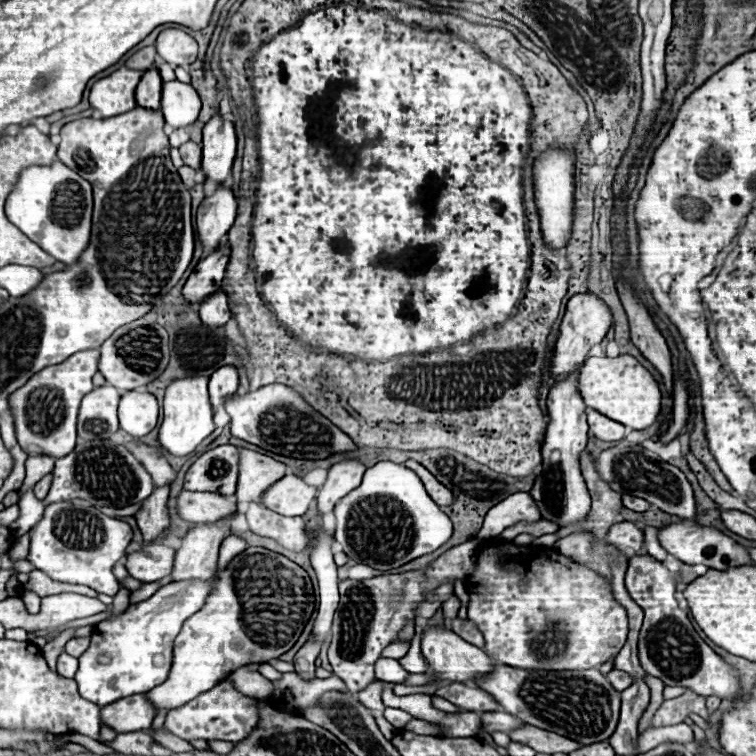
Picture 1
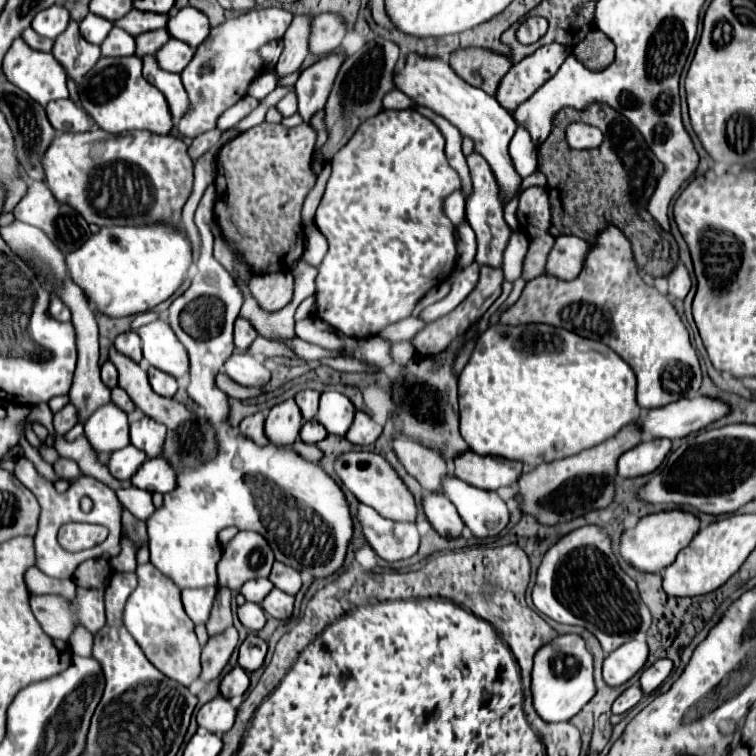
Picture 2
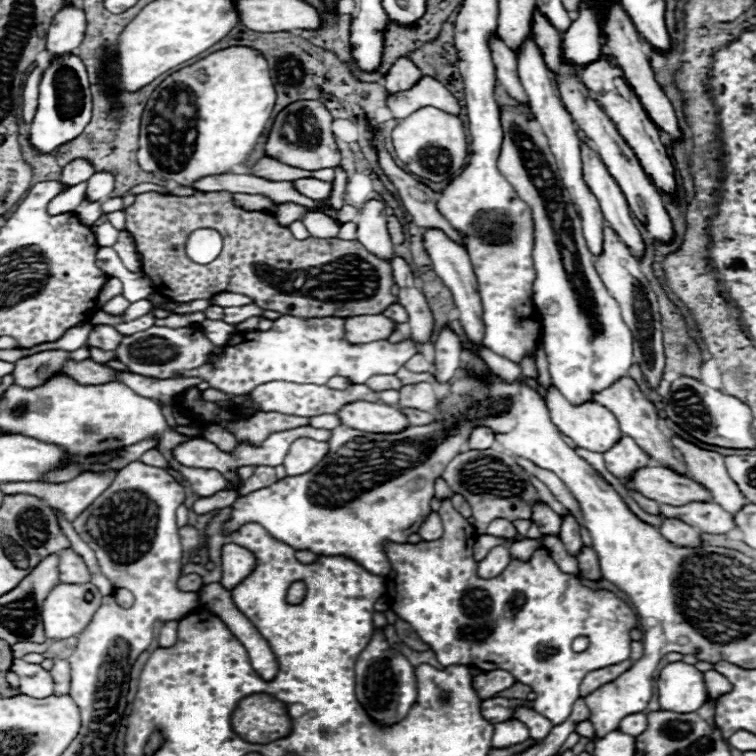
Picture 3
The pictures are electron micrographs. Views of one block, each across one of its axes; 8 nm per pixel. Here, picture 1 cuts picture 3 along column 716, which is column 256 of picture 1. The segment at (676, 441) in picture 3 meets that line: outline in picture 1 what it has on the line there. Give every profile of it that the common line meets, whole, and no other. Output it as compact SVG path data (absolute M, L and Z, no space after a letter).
M240 448L240 476L236 488L238 502L262 504L260 502L262 494L284 476L286 476L286 464L262 456L258 452Z

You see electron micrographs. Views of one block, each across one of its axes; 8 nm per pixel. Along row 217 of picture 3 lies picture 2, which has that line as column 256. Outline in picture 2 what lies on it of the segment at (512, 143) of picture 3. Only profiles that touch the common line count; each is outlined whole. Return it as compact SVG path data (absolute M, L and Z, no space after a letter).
M238 532L218 562L218 586L238 592L246 580L268 576L272 562L272 548L258 532Z

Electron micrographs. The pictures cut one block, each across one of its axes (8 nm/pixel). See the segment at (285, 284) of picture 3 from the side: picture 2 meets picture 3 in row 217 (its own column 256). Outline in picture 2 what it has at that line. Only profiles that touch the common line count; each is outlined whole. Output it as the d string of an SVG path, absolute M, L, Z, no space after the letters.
M262 122L238 138L230 140L218 152L218 176L216 176L216 208L214 218L220 224L222 232L236 244L236 248L244 254L248 266L260 274L290 270L292 262L304 252L304 234L300 222L302 202L308 190L316 182L316 174L312 170L312 152L316 144L316 132L310 124L300 124L294 128L284 128L282 124Z

